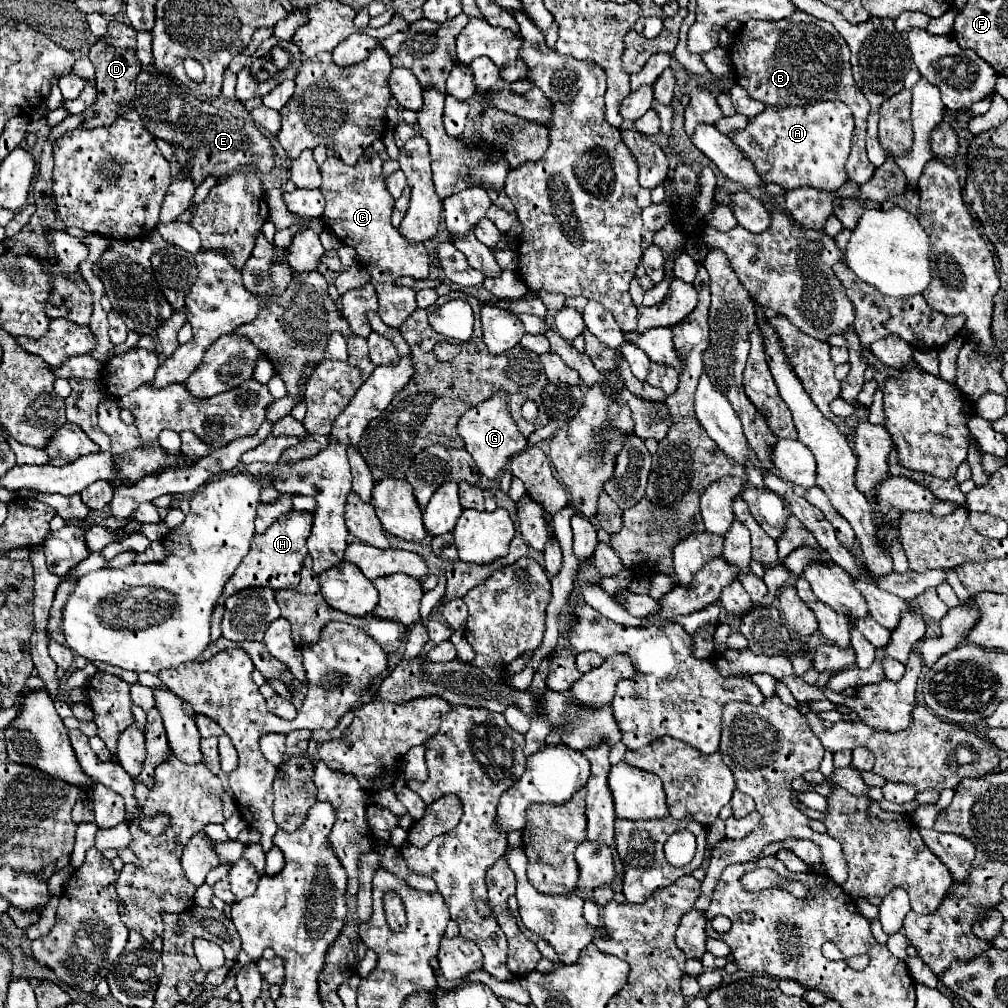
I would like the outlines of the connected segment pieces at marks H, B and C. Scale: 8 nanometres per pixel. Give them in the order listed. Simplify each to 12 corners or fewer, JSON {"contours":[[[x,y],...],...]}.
{"contours":[[[291,510],[263,534],[227,580],[245,588],[295,588],[313,516]],[[801,10],[749,20],[729,54],[763,104],[845,102],[849,180],[865,184],[869,104],[849,46]],[[373,148],[321,166],[323,224],[357,250],[399,328],[417,308],[399,276],[429,278],[429,254],[391,224]]]}

